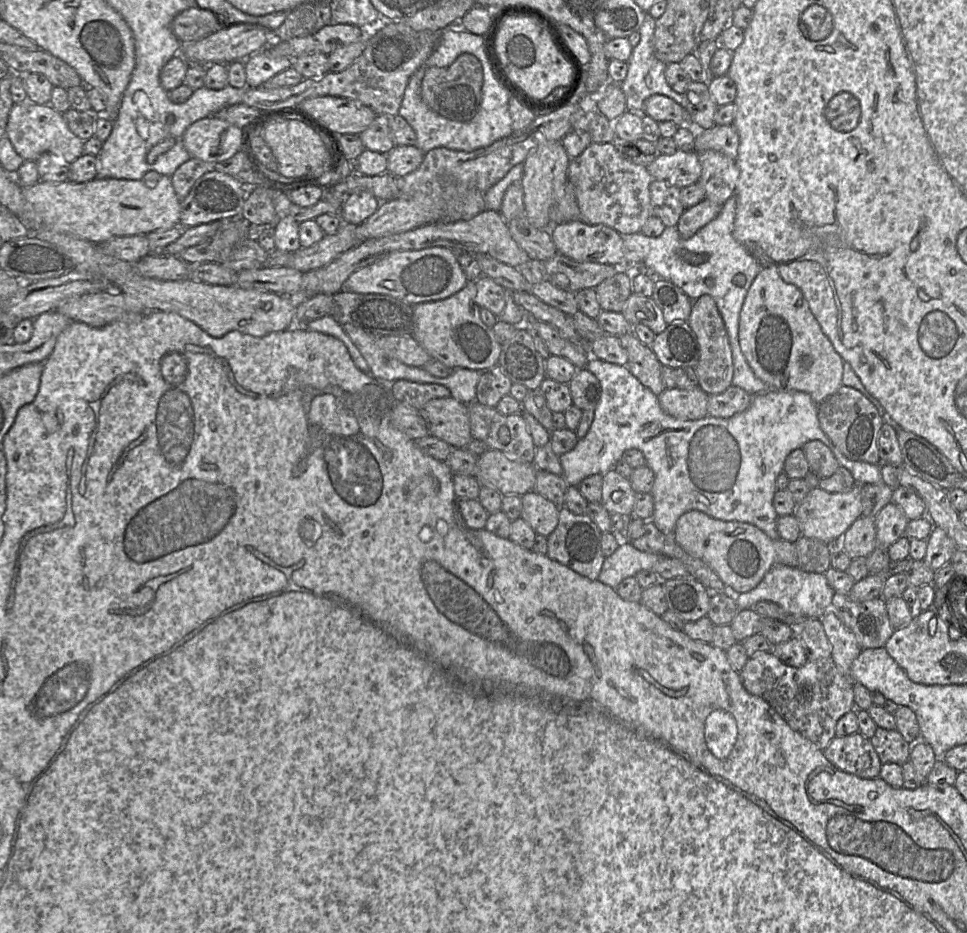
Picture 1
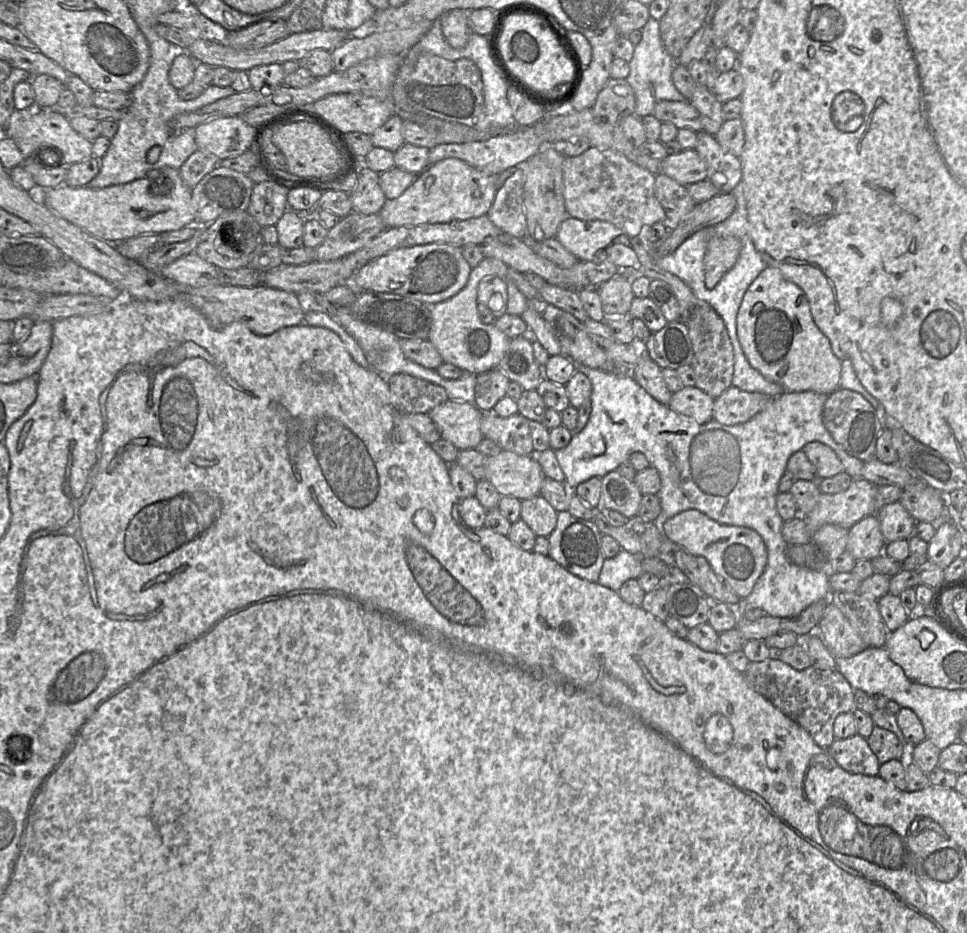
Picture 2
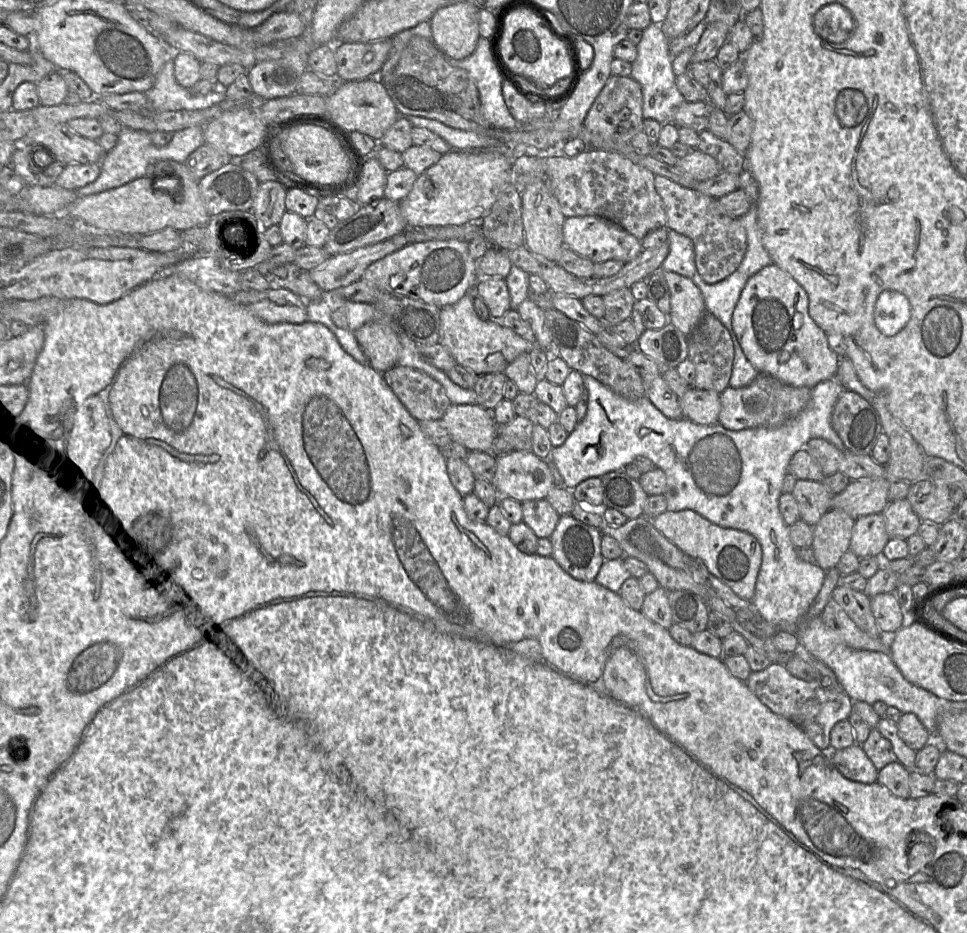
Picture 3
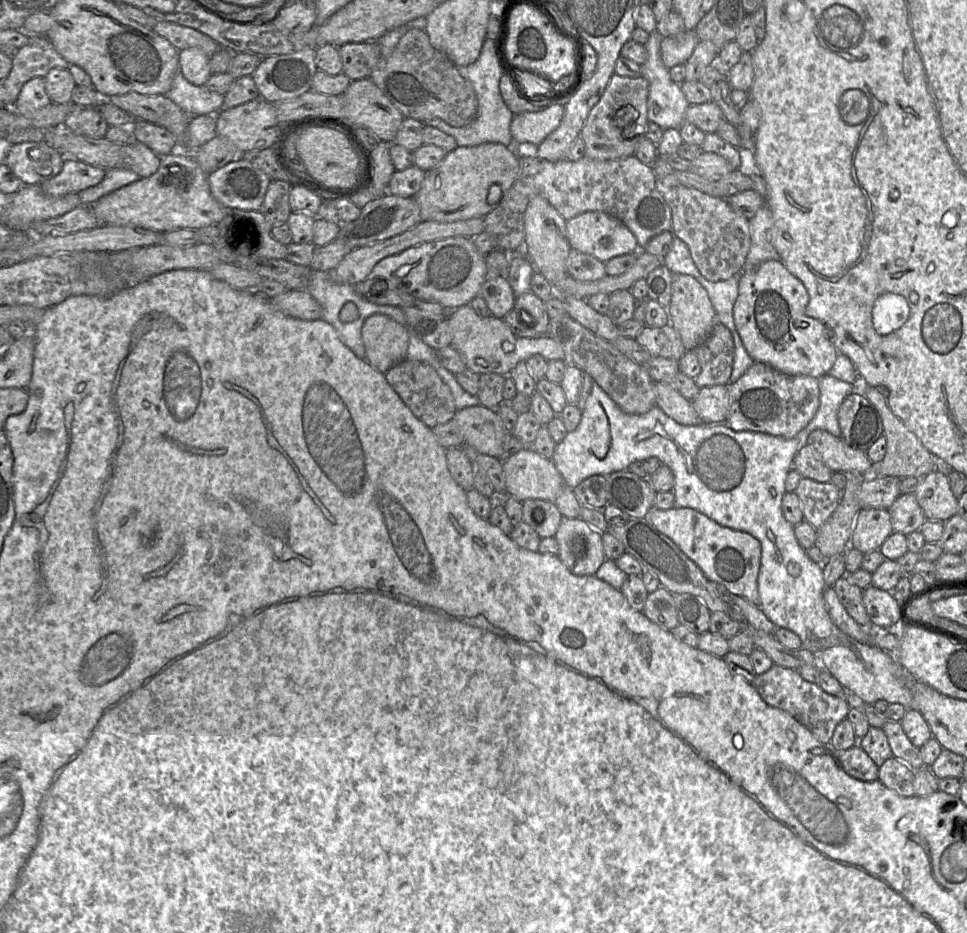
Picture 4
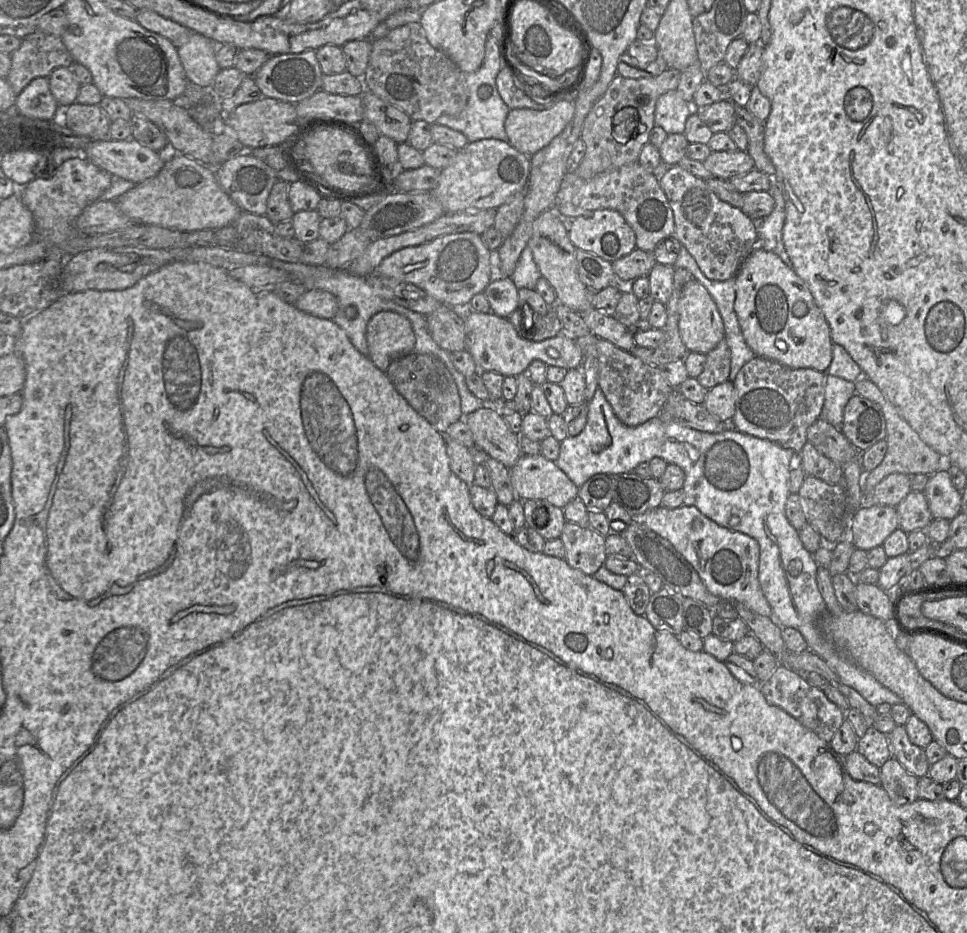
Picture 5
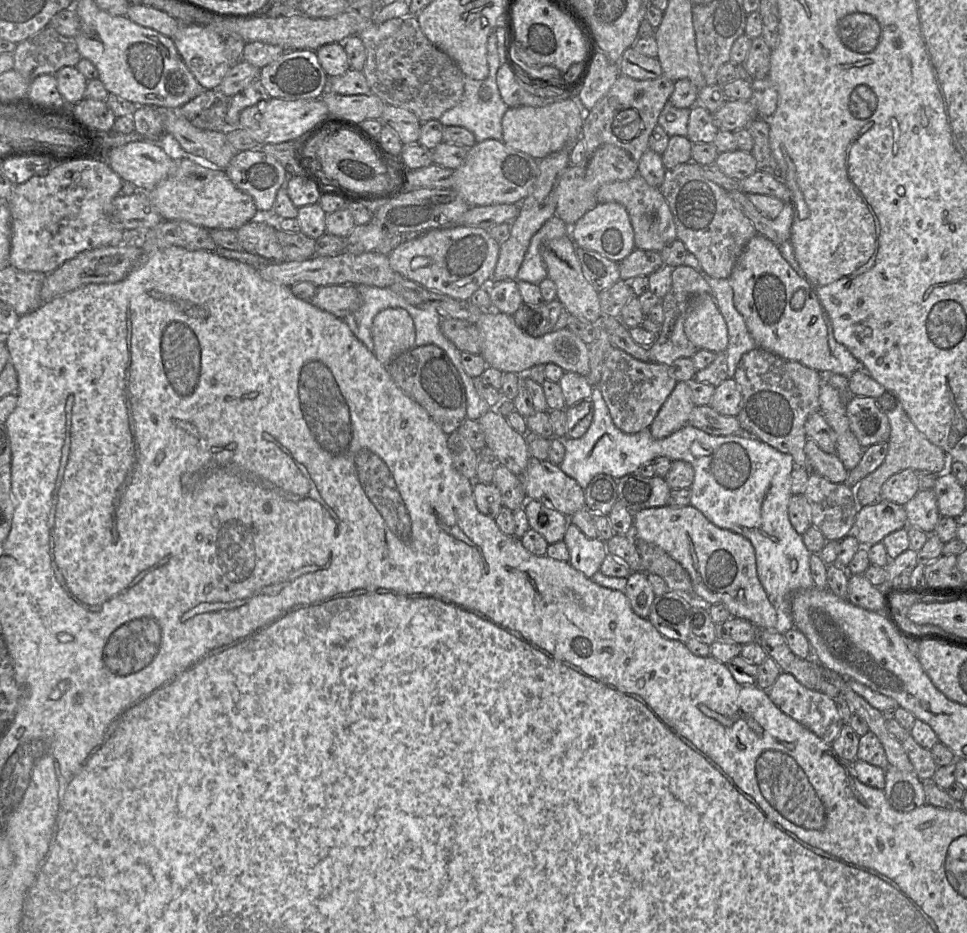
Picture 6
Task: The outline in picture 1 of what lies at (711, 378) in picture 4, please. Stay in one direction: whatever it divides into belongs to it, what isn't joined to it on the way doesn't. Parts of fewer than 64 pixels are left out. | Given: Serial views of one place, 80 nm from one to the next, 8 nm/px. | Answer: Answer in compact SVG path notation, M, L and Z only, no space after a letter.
M702 295L693 300L687 322L694 331L699 344L699 359L694 367L698 387L708 395L723 393L732 385L733 358L727 330L715 300L709 295Z

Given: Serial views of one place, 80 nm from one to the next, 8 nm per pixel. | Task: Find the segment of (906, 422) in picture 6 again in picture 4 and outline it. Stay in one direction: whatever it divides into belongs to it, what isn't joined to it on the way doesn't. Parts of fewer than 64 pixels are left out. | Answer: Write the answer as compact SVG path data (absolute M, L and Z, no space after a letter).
M864 386L862 393L877 408L883 423L883 434L887 439L886 454L880 463L873 464L872 472L870 472L868 477L895 476L901 479L905 477L923 478L937 469L938 461L924 447L918 437L892 412L887 403L885 393L873 386Z

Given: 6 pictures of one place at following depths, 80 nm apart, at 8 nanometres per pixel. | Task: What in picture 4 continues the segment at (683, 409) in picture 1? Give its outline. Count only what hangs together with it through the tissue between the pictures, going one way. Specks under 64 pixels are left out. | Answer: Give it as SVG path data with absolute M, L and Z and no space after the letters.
M727 385L700 388L691 403L701 418L701 424L726 424L729 412Z

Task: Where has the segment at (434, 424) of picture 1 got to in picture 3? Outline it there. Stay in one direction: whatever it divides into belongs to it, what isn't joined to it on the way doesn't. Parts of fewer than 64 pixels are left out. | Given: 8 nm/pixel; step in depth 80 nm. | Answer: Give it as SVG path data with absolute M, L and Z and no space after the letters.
M451 404L441 420L452 441L469 451L489 452L497 436L497 423L492 412L478 404Z

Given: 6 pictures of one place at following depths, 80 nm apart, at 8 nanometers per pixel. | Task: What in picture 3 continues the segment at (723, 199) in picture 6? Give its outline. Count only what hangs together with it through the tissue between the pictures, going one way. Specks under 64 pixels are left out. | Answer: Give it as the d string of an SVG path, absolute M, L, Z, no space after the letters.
M655 175L654 185L663 201L666 227L692 240L696 268L702 279L714 284L736 271L747 249L747 234L740 221L722 214L717 198L681 186L667 177Z

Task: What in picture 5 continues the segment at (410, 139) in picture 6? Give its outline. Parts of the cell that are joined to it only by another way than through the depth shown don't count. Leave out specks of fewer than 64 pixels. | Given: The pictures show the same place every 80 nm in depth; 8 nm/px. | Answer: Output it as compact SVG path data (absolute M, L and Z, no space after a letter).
M366 89L361 96L364 119L373 123L380 135L387 136L397 143L406 142L413 120L400 108L382 100Z

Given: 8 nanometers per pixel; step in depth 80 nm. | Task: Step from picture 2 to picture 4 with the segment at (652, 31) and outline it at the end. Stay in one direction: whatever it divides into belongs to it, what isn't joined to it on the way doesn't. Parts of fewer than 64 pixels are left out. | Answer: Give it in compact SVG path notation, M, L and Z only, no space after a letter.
M656 29L644 44L647 60L641 65L641 76L649 83L647 100L648 120L663 130L678 128L685 122L685 112L690 105L681 87L674 82L669 69L661 59L661 41L663 36Z

